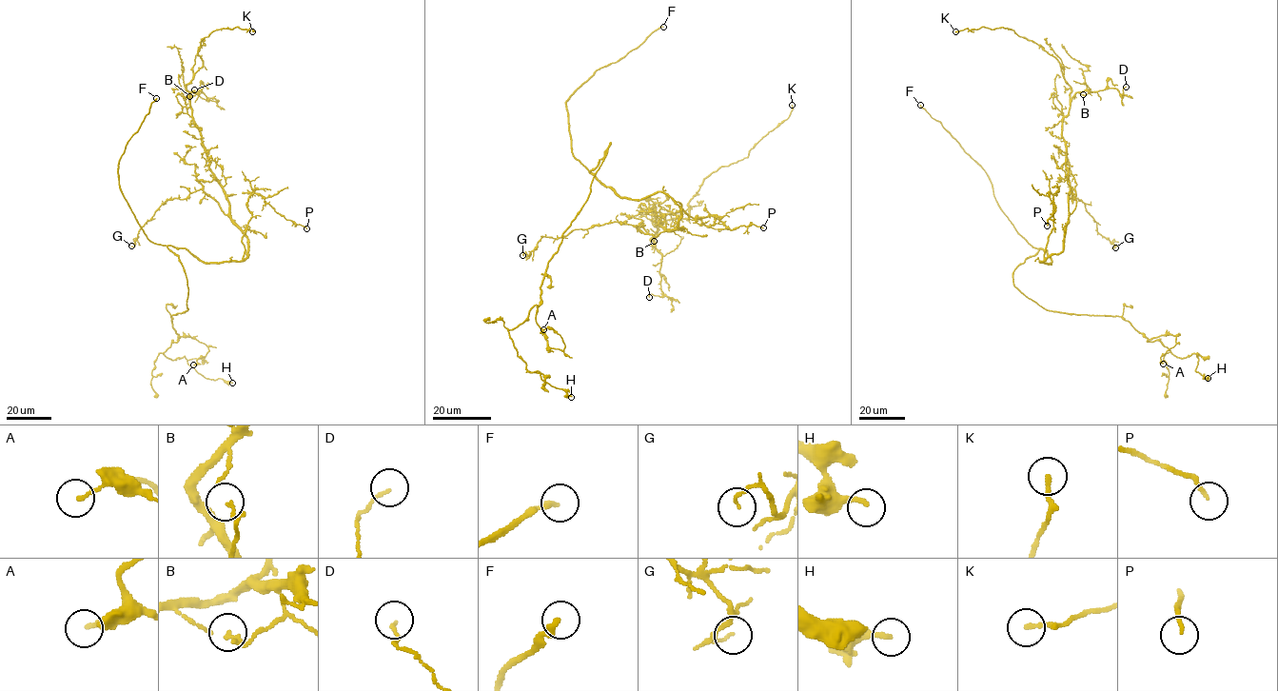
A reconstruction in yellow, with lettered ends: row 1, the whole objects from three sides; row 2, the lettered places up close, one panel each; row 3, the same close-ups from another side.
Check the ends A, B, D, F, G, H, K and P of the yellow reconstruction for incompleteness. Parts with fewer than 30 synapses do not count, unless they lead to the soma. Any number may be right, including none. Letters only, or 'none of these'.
F

